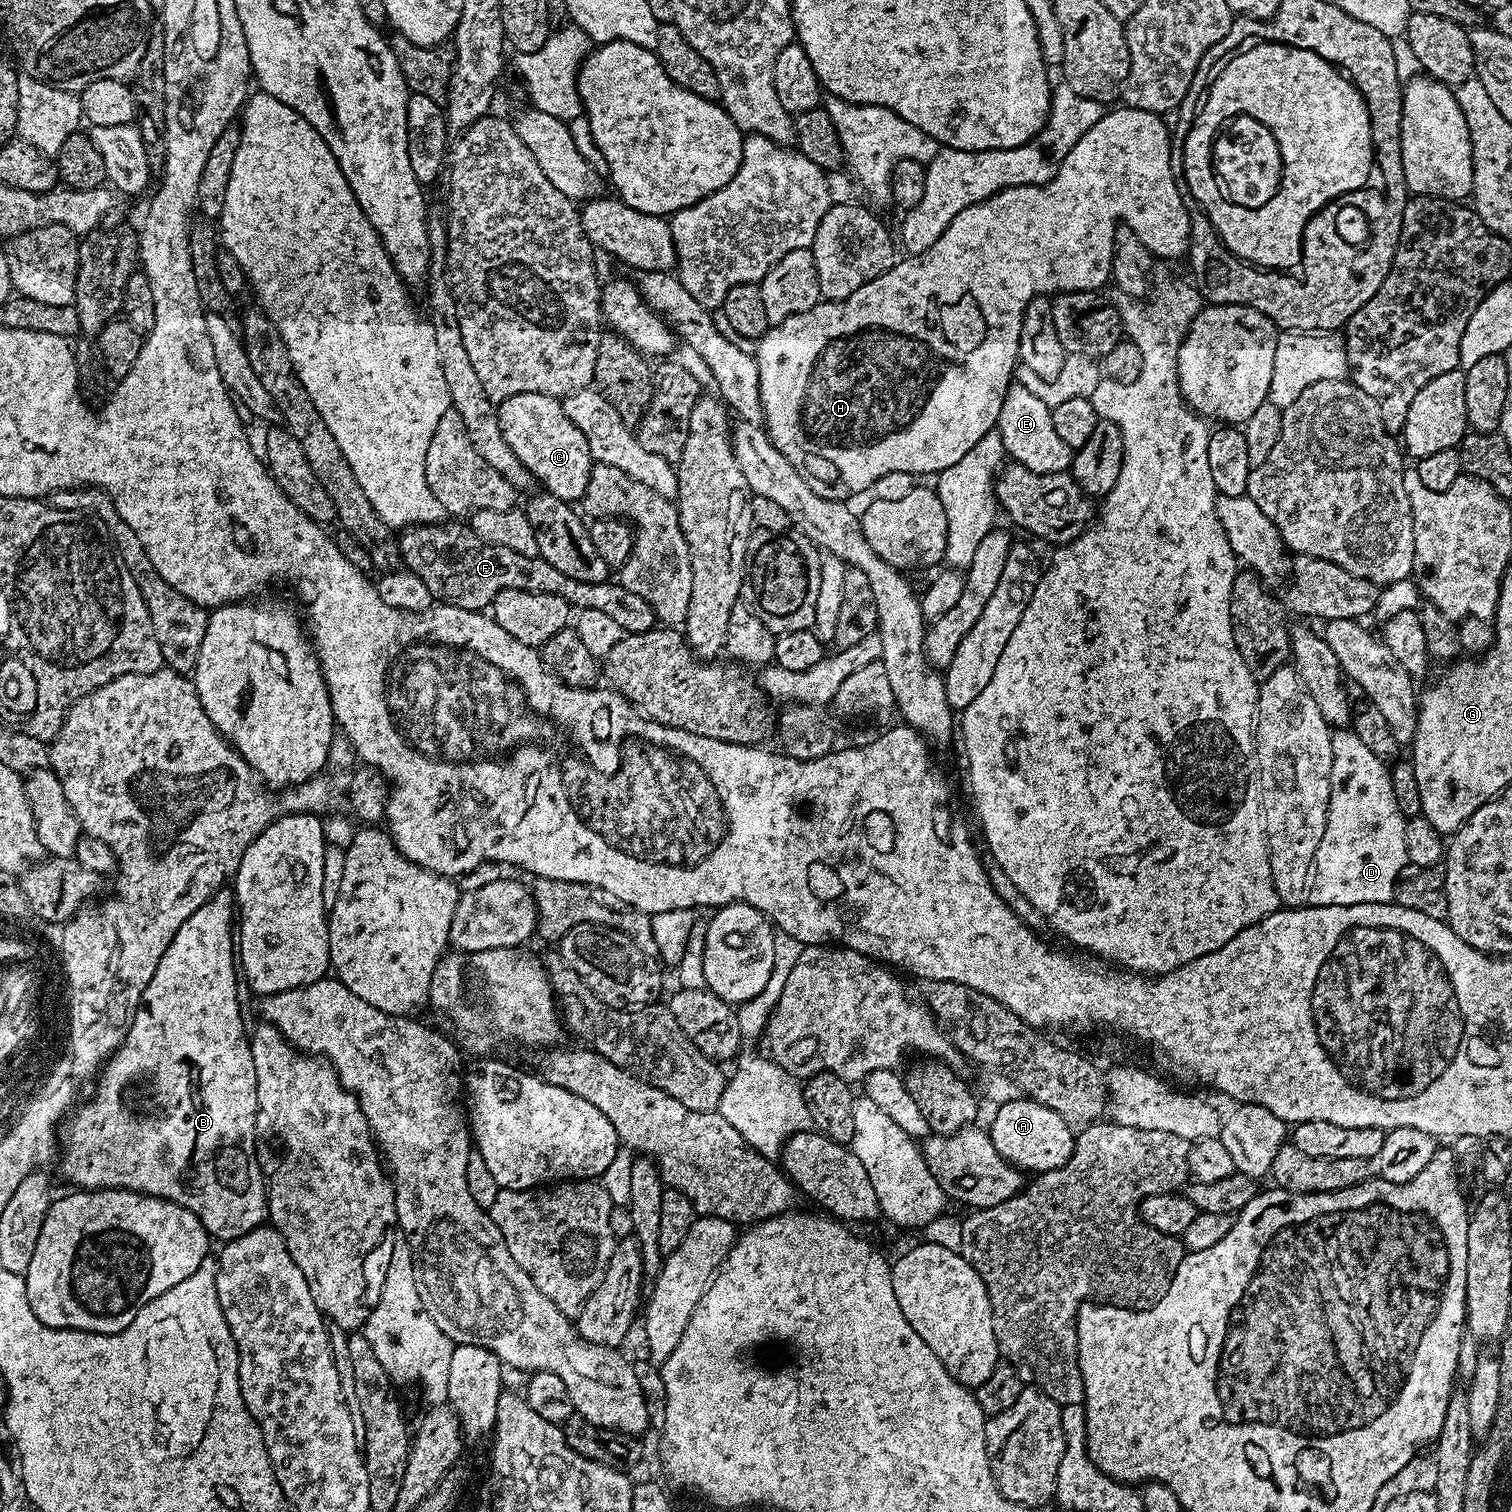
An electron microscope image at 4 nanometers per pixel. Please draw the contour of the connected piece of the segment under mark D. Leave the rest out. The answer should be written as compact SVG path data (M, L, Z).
M1351 727L1336 728L1332 734L1332 773L1330 774L1330 798L1328 799L1328 817L1326 818L1326 830L1322 834L1322 842L1318 842L1316 851L1316 863L1310 876L1310 883L1306 889L1306 900L1313 908L1322 906L1354 906L1355 904L1386 904L1393 899L1396 890L1398 874L1408 863L1408 851L1406 850L1406 830L1404 829L1406 818L1398 810L1398 802L1394 798L1392 789L1392 773L1389 765L1378 758L1364 745L1362 738L1352 732Z

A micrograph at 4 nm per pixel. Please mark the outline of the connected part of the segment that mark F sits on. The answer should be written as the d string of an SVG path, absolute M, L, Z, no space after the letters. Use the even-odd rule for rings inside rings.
M452 522L449 528L445 526L420 526L415 529L412 540L404 540L402 544L402 560L405 565L426 582L433 590L445 588L447 599L455 608L465 608L471 612L487 609L500 592L505 590L526 590L534 594L554 594L561 596L573 609L589 608L602 610L606 618L614 618L625 633L635 634L649 632L657 623L654 610L646 602L646 598L638 598L626 590L618 582L584 582L578 578L570 578L570 574L562 574L550 562L540 555L527 556L518 554L518 550L510 550L506 546L494 546L478 534L464 528L463 523ZM416 544L424 544L429 556L419 556L420 548Z

